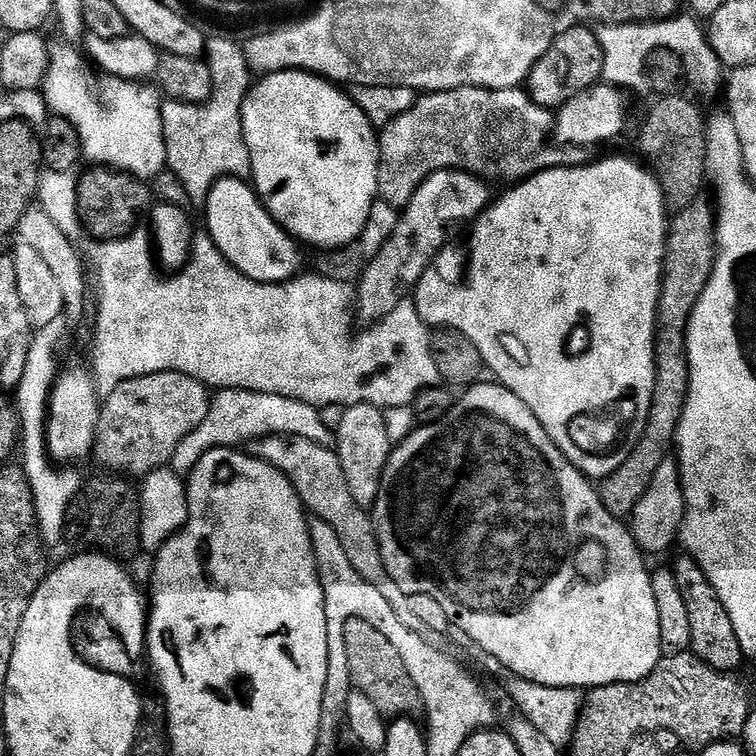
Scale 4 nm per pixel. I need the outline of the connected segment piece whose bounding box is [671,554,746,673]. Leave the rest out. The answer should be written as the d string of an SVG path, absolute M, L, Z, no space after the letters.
M680 554L676 564L671 565L671 570L674 574L674 582L678 582L678 590L682 590L682 598L686 602L686 614L690 618L692 655L719 672L731 673L736 670L740 663L745 663L746 657L734 634L734 622L730 622L730 614L726 614L714 586L710 586L698 562L687 554Z

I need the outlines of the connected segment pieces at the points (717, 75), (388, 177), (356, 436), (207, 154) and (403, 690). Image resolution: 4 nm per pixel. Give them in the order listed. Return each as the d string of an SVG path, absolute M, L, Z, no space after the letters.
M677 14L669 20L653 20L646 24L605 24L599 29L600 45L604 55L603 79L607 83L621 89L629 90L638 84L638 56L636 60L636 44L648 44L652 48L674 50L678 58L682 58L682 66L687 83L692 83L696 92L704 96L712 96L716 87L726 80L725 61L718 58L712 49L712 42L707 31L700 29L701 21L695 15Z
M523 87L518 88L461 88L454 90L446 90L445 92L430 92L421 95L414 106L410 106L410 110L406 110L406 114L402 114L398 118L394 118L394 122L390 122L379 133L380 141L380 195L379 199L384 200L387 204L393 204L397 210L403 210L410 202L410 198L418 190L418 186L427 176L435 172L442 172L453 168L455 172L468 172L471 176L479 176L489 182L495 180L512 180L508 182L520 182L529 176L535 176L537 172L545 171L549 168L578 168L582 164L589 163L590 154L588 148L577 148L575 146L553 146L550 143L550 137L554 132L554 116L549 109L538 106L528 95Z
M356 404L353 408L343 409L340 425L334 428L334 451L342 462L342 474L346 474L346 486L350 486L350 495L358 506L369 510L375 508L378 490L382 486L382 474L386 470L386 462L394 447L394 439L388 433L388 424L384 421L385 413L372 404Z
M216 36L207 41L206 63L212 79L212 93L204 104L173 103L172 113L164 122L166 168L176 175L178 183L192 200L207 201L210 190L228 176L248 178L252 175L250 150L242 130L242 106L254 83L254 73L248 67L243 47L228 36Z
M348 620L342 629L344 640L344 660L348 663L348 676L352 679L351 687L361 692L374 702L381 716L385 718L411 717L421 711L420 695L406 674L406 666L398 650L385 638L379 630L374 630L370 622Z

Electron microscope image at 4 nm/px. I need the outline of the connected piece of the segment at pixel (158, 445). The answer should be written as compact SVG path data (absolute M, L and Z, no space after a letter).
M159 372L130 378L103 397L92 456L109 473L143 478L171 461L178 442L202 426L211 405L208 385L186 374Z

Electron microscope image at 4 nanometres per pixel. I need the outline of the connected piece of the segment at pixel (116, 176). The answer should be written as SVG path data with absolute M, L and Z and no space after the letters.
M92 166L89 169L85 176L79 177L76 186L76 205L83 231L100 242L127 236L137 227L136 219L144 211L144 215L149 211L149 185L129 172L107 166Z

